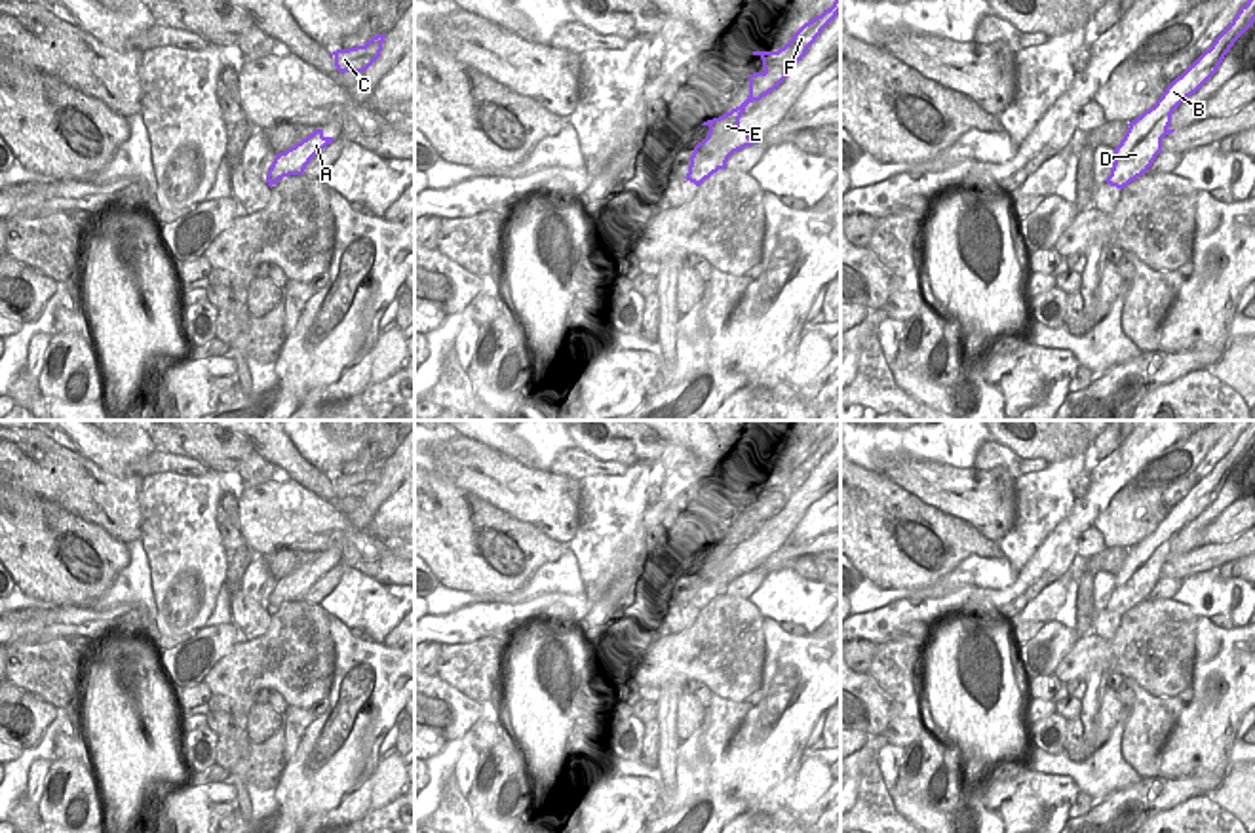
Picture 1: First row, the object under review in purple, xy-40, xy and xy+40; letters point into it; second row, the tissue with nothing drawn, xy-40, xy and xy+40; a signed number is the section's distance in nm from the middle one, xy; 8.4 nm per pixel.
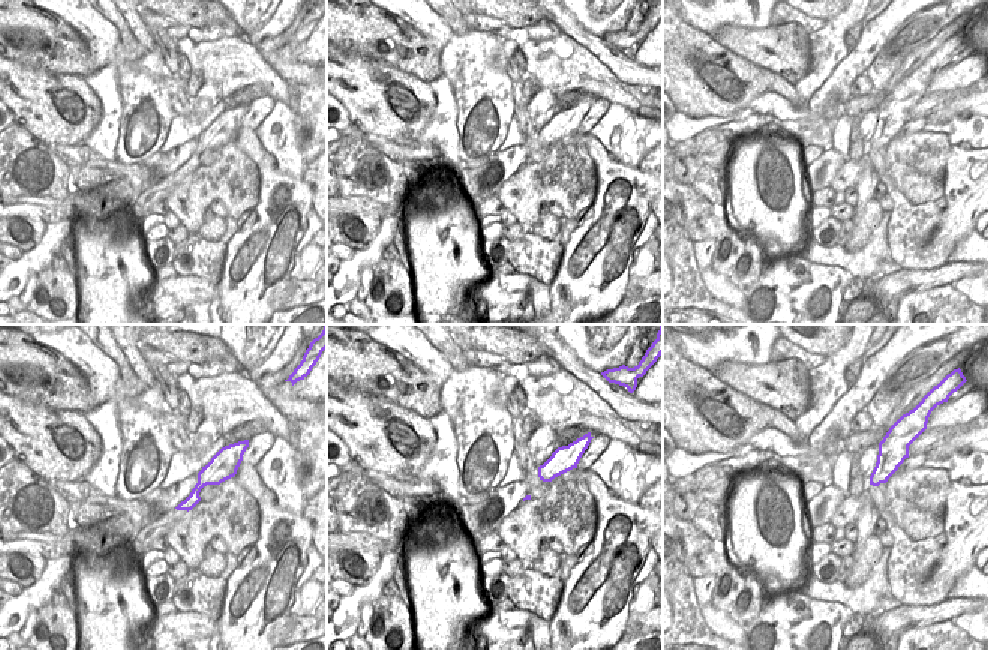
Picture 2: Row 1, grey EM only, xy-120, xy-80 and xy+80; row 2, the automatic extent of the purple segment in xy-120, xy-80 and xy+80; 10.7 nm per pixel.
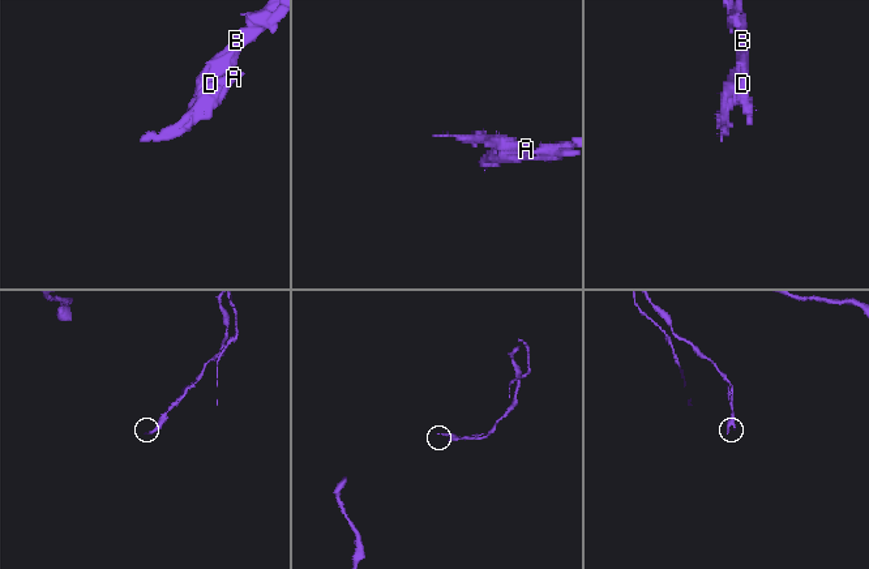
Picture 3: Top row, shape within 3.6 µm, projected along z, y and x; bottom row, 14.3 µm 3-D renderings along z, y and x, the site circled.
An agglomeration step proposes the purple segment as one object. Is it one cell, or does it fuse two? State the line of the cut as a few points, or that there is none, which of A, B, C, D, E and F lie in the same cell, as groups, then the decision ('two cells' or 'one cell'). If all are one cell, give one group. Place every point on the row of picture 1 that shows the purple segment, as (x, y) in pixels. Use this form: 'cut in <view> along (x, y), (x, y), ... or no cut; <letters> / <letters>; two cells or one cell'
cut in xy along (738, 128), (727, 160), (719, 168); A / B C D E F; two cells

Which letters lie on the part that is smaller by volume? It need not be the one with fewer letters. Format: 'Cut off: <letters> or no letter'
Cut off: A

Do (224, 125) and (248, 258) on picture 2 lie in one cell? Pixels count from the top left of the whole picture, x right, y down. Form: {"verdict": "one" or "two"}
{"verdict": "two"}

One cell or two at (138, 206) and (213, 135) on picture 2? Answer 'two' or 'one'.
one

